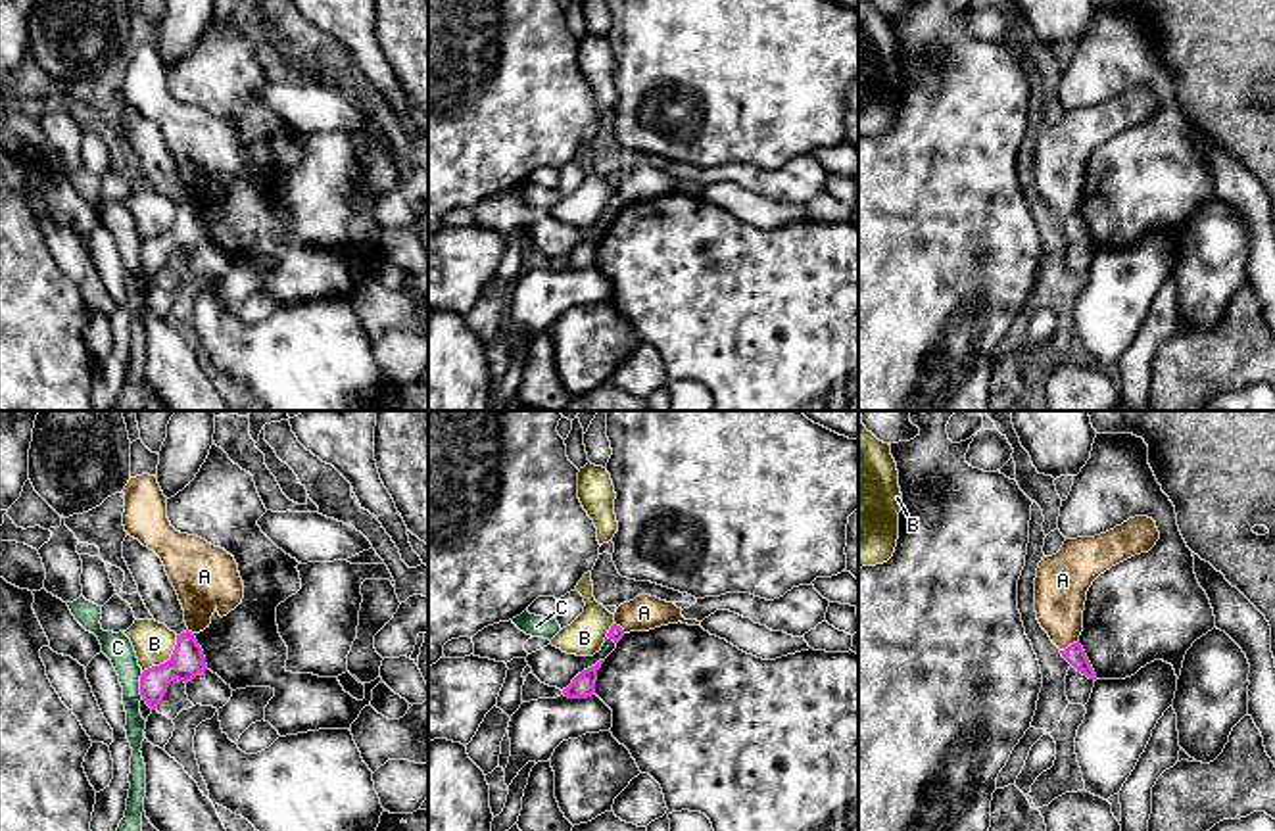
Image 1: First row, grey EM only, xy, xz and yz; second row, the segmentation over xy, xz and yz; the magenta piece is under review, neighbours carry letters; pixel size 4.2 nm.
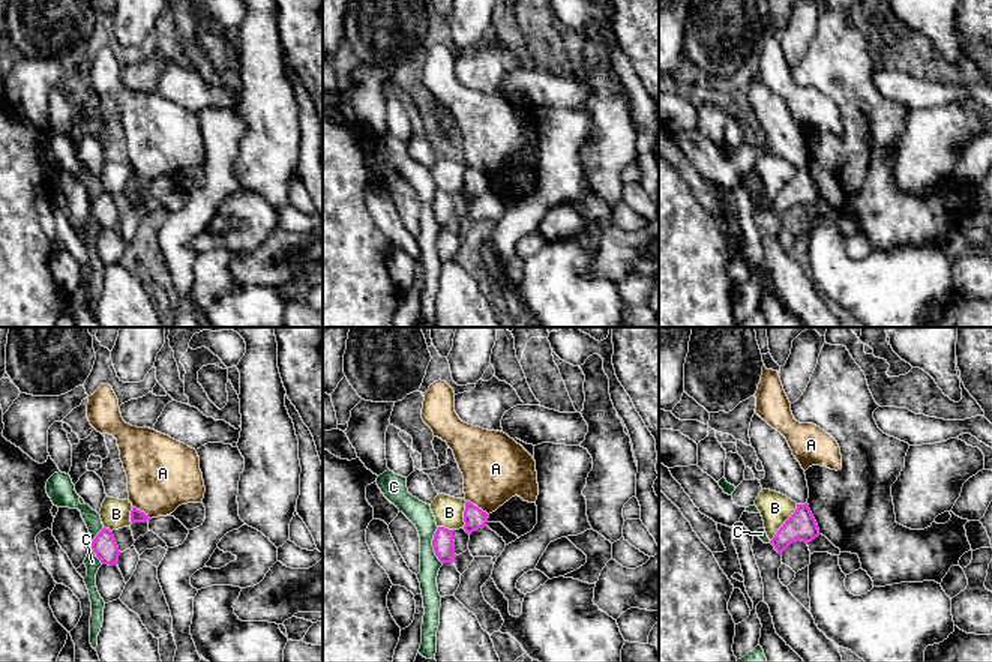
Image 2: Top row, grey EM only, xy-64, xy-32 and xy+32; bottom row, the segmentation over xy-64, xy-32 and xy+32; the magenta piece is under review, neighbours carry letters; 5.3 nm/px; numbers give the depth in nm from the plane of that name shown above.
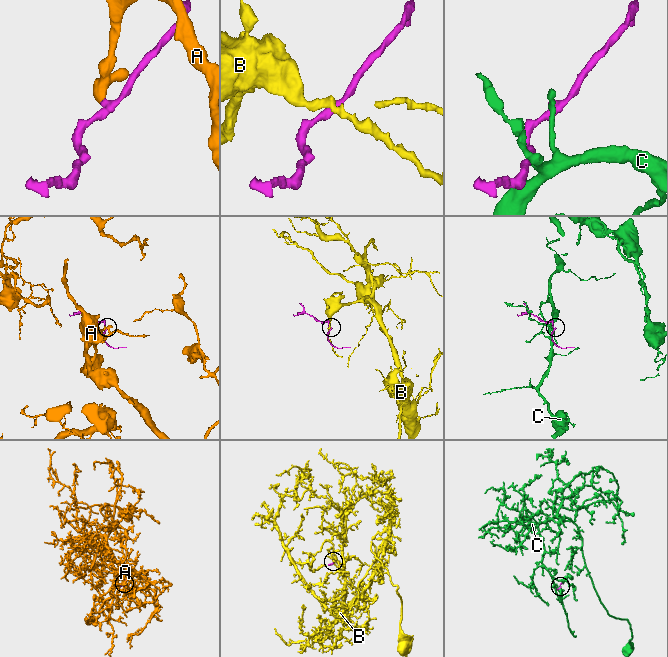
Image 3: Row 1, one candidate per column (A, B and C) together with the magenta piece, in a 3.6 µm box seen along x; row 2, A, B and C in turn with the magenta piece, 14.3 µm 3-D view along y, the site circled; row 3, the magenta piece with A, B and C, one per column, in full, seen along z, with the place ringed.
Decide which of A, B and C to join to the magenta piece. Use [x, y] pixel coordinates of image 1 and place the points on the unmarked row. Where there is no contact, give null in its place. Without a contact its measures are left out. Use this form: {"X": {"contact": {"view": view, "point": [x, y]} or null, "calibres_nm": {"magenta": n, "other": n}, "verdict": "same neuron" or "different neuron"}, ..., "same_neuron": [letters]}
{"A": {"contact": {"view": "yz", "point": [1070, 215]}, "calibres_nm": {"magenta": 80, "other": 220}, "verdict": "different neuron"}, "B": {"contact": {"view": "xy", "point": [168, 231]}, "calibres_nm": {"magenta": 140, "other": 170}, "verdict": "different neuron"}, "C": {"contact": {"view": "xy", "point": [141, 256]}, "calibres_nm": {"magenta": 140, "other": 120}, "verdict": "different neuron"}, "same_neuron": []}

